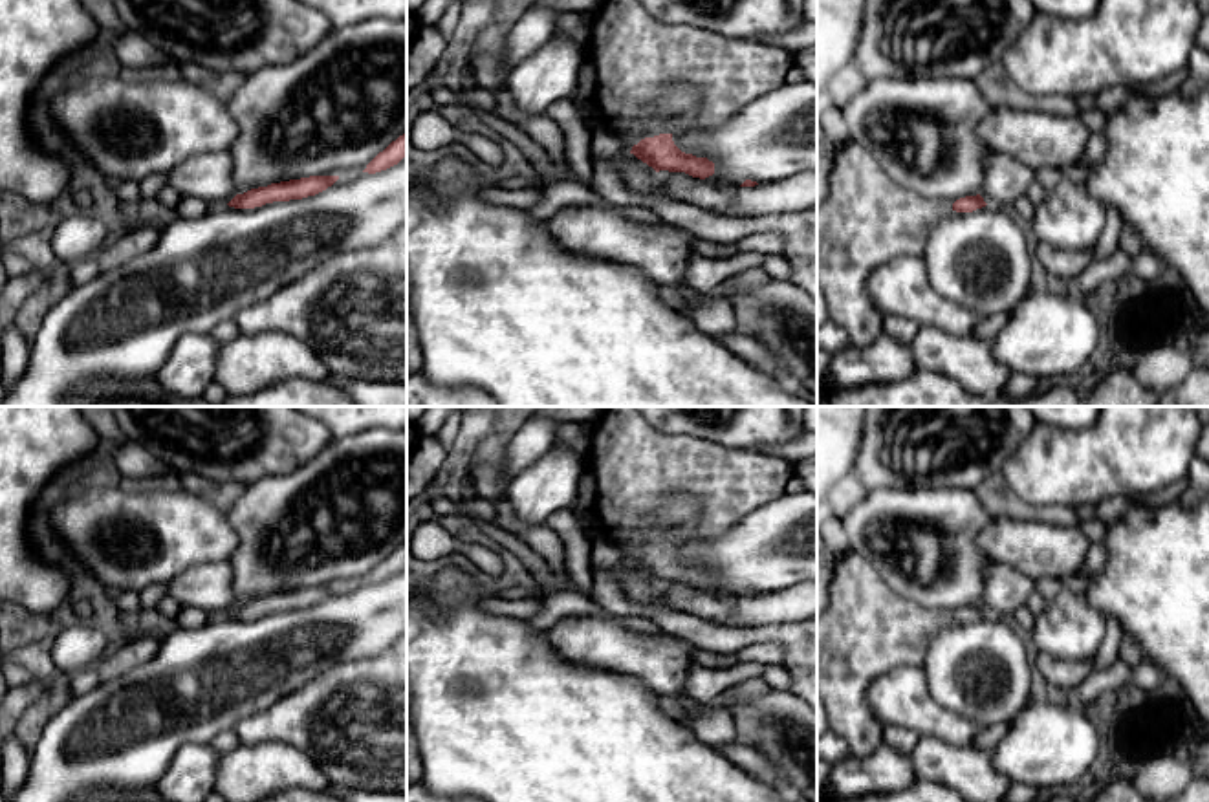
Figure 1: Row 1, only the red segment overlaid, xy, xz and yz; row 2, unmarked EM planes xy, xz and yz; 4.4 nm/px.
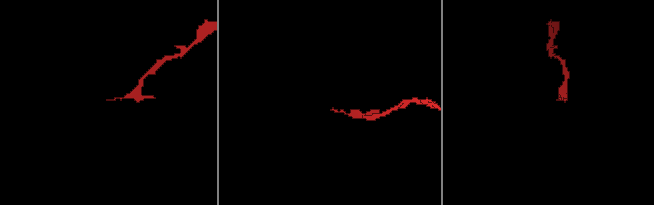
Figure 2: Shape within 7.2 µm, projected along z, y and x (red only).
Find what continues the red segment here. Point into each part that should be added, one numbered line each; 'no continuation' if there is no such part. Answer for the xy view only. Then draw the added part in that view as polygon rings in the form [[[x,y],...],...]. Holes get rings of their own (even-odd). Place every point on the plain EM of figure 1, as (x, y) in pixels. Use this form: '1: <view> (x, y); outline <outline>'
no continuation

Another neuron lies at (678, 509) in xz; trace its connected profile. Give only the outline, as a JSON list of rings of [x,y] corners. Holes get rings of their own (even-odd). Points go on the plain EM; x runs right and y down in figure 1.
[[[670,493],[639,527],[615,542],[623,551],[625,560],[630,562],[632,557],[645,547],[674,544],[687,538],[689,535],[683,527],[694,524],[700,518],[700,513],[702,505],[698,498],[685,493]]]

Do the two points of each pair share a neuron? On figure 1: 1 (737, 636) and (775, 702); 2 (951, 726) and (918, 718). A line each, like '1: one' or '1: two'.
1: two
2: one

